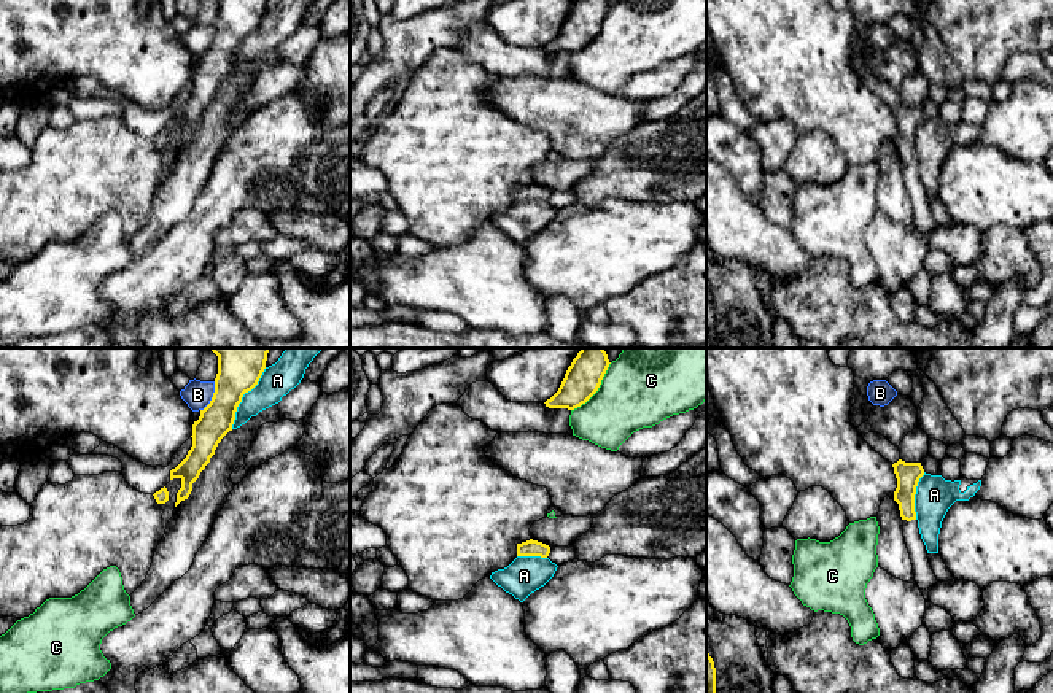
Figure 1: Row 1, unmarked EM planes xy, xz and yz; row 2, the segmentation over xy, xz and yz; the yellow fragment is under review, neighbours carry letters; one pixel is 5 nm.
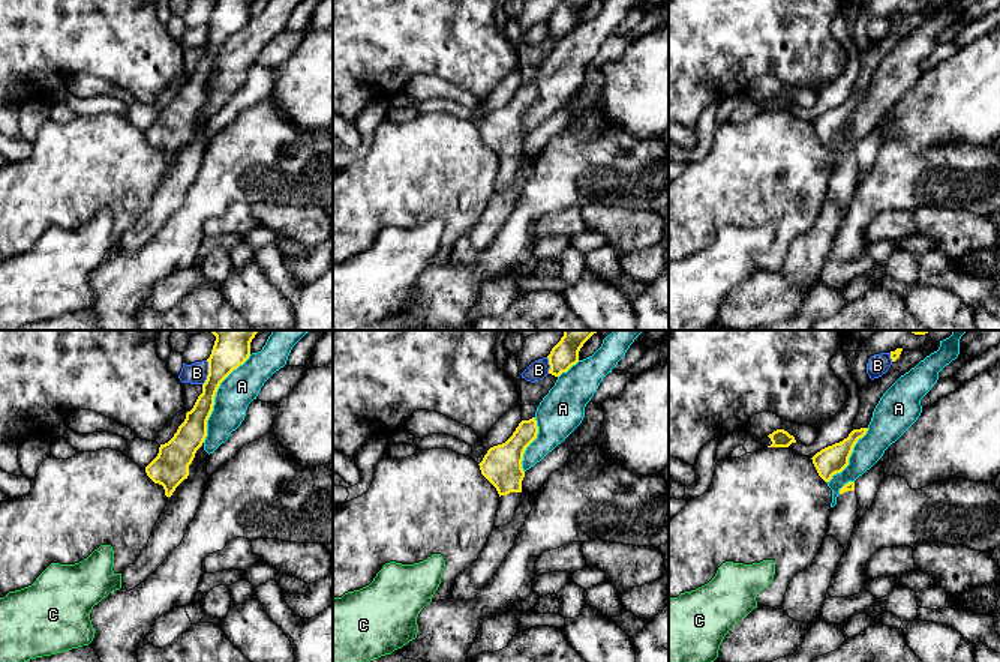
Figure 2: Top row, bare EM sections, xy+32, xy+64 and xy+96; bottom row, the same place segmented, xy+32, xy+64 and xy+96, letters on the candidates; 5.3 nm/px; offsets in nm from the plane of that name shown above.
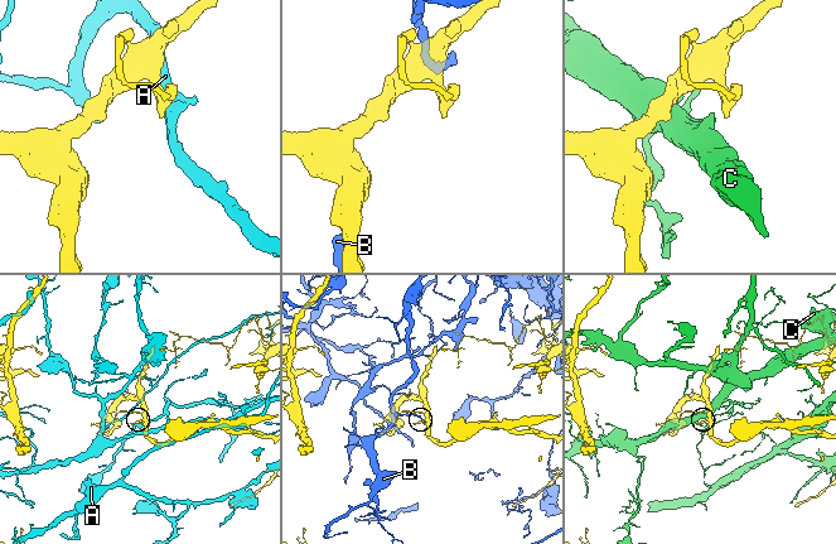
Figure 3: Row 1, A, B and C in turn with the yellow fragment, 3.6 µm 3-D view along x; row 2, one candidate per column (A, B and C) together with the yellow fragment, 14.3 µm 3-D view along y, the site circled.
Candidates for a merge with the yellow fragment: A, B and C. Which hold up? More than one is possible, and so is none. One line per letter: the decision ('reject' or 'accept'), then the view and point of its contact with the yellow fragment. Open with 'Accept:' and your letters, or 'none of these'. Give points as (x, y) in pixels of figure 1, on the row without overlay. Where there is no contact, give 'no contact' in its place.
Accept: none of these
A: reject | xy (242, 40)
B: reject | xy (213, 40)
C: reject | xz (597, 34)

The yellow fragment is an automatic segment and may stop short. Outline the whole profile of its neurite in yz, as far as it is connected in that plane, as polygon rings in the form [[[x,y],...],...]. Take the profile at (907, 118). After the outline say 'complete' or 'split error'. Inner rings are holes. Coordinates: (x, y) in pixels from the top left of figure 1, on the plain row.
[[[902,103],[894,106],[892,111],[897,122],[894,145],[899,148],[900,161],[903,164],[903,181],[913,208],[915,226],[926,243],[923,270],[926,270],[931,278],[951,275],[956,267],[954,262],[945,253],[934,250],[929,245],[929,235],[938,224],[931,211],[915,156],[916,130],[924,119],[924,113],[921,106],[905,106]]]; split error

